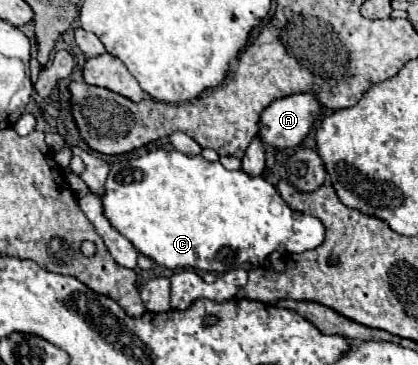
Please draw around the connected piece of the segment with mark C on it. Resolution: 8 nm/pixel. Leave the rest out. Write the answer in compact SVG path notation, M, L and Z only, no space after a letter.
M154 150L140 158L112 164L102 202L110 224L126 236L138 252L170 270L194 268L222 274L240 266L262 266L264 258L276 250L280 254L314 250L324 240L324 224L316 216L294 212L264 176L250 176L244 170L230 172L220 162L186 156L178 150Z

